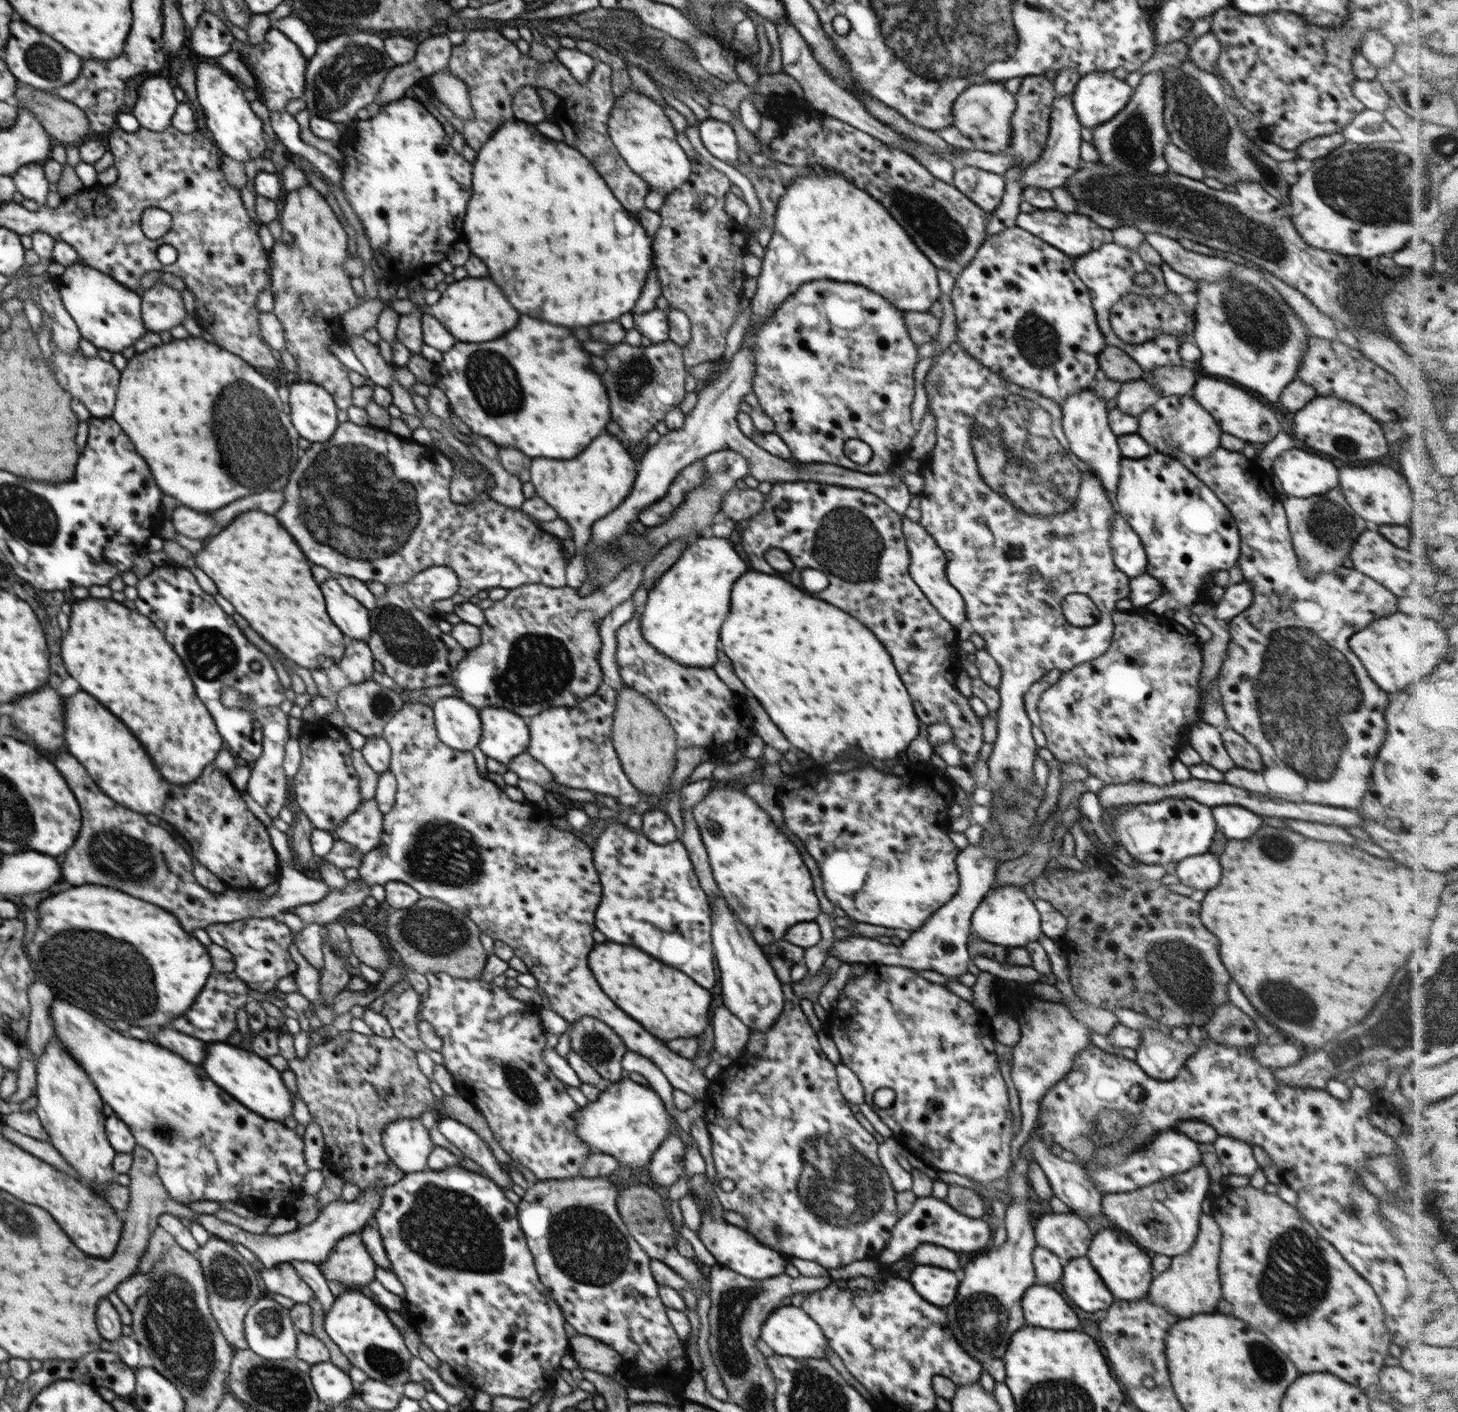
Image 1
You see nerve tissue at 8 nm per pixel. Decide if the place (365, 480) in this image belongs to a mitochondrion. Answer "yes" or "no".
yes

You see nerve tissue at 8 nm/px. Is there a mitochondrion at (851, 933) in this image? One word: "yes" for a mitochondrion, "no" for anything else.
no

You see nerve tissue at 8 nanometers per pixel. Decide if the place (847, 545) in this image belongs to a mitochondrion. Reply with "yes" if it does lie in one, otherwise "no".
yes

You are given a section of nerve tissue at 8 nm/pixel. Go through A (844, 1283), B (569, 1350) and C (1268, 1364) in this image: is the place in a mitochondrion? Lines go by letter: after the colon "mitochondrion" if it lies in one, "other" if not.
A: other
B: other
C: mitochondrion

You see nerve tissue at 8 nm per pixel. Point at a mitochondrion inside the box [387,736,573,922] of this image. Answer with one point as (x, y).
(440, 851)

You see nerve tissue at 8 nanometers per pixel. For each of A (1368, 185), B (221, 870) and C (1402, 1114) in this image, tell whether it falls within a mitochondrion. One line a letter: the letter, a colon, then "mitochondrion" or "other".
A: mitochondrion
B: other
C: other

